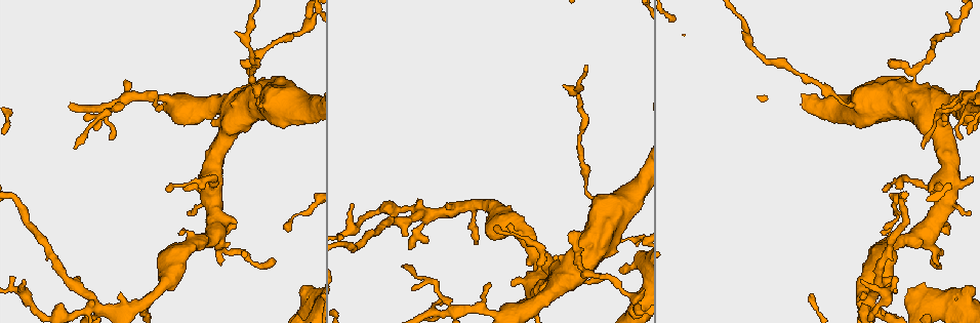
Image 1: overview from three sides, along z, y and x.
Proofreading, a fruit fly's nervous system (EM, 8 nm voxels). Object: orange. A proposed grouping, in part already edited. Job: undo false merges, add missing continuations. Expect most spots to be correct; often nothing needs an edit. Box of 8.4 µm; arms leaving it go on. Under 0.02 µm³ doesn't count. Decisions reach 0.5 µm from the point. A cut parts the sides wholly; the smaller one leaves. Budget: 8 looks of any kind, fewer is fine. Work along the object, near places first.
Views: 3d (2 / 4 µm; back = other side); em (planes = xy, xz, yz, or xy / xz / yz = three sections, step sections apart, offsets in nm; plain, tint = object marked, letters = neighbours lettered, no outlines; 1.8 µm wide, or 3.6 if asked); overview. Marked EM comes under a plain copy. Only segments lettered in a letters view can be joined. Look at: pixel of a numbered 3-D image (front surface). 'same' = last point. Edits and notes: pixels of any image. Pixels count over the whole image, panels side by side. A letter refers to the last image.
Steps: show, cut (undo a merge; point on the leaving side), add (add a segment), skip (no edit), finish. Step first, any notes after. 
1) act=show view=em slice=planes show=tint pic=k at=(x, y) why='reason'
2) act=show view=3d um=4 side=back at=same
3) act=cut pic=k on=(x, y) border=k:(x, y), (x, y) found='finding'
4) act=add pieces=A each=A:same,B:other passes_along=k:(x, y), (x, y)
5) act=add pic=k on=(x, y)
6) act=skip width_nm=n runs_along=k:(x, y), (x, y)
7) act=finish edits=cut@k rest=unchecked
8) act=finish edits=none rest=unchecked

act=show view=em slice=yz step=16 show=tint pic=1 at=(563, 281) why='thick turns thin'

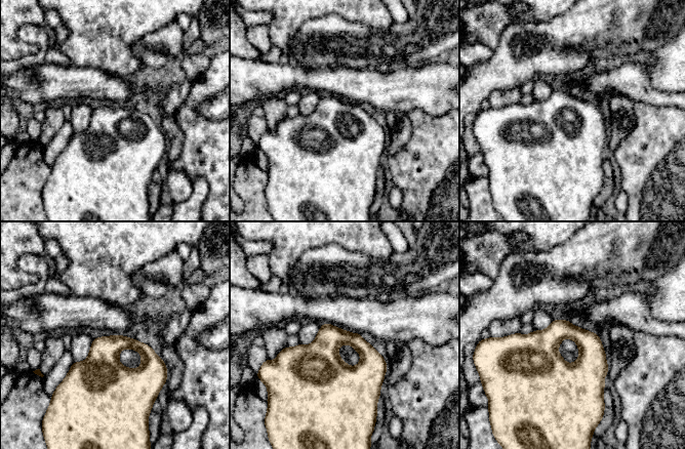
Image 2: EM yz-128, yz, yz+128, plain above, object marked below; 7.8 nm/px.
act=show view=em slice=planes show=tint at=same

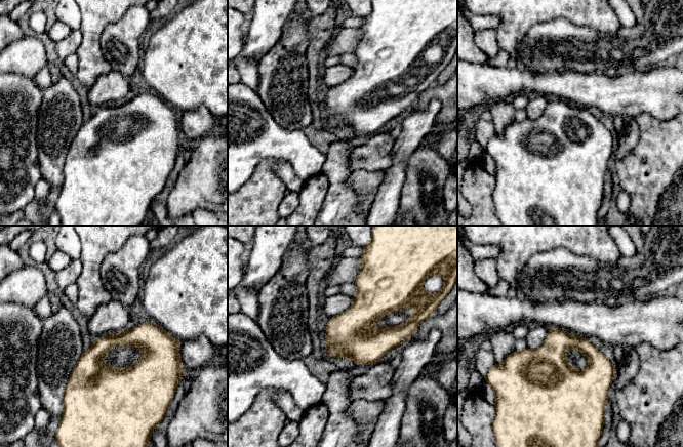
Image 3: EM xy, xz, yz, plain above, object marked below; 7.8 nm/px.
act=show view=em slice=planes show=letters at=same

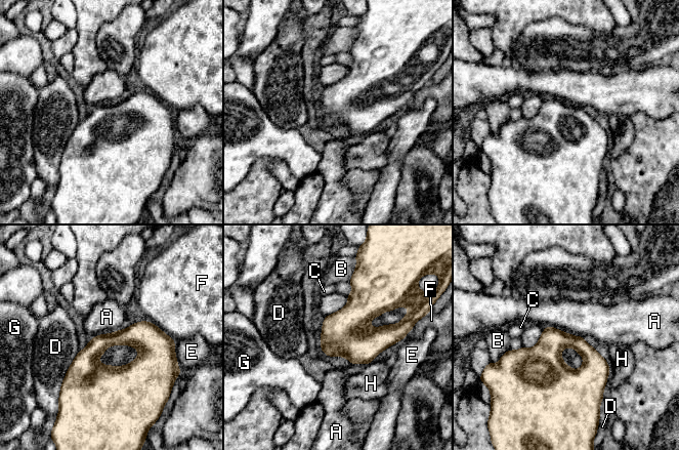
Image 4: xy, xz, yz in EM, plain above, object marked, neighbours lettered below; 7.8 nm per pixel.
act=skip longest_contact=D:360nm each=A:other,B:other,C:other,D:other,E:other,F:other,G:other,H:other found='all the same neuron'

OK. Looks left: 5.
act=show view=em slice=xz step=16 show=letters pic=1 at=(931, 243) why='branch point'

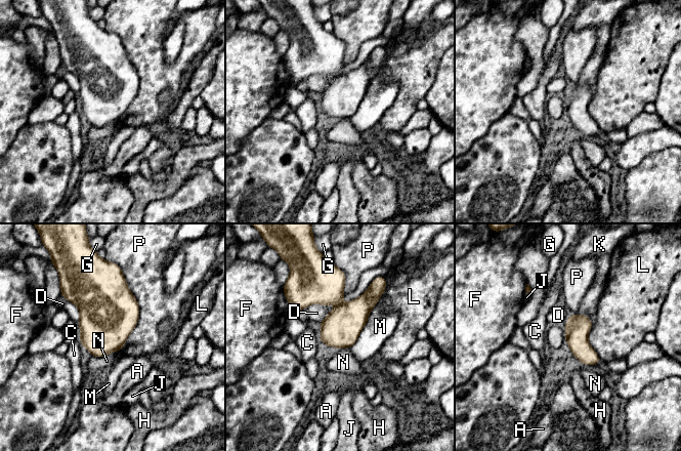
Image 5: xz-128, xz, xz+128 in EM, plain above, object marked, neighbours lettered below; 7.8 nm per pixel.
act=show view=em slice=planes show=letters at=same why='another direction'

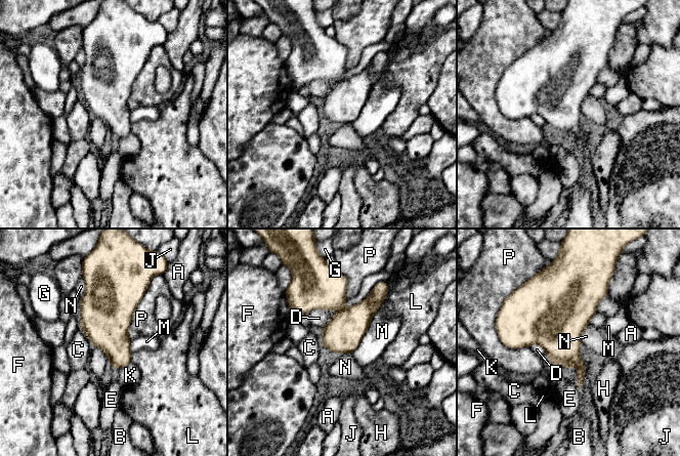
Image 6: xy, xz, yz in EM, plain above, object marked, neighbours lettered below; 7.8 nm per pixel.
act=skip width_nm=300 each=A:other,B:other,C:other,D:other,E:other,F:other,G:other,H:other,J:other,K:other,L:other,M:other,N:other,P:other border=6:(84, 279), (85, 292), (80, 298) found='continuous, no second neuron'

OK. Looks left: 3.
act=show view=3d um=4 pic=1 at=(470, 207) why='thin neck'

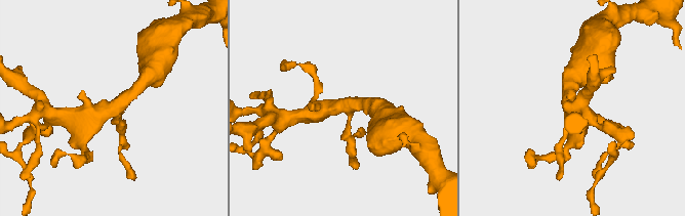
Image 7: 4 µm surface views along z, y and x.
act=show view=em slice=yz step=16 show=tint pic=7 at=(344, 105) arms=3 arm_widths_nm=170,280,360 why='shape alone is not enough'

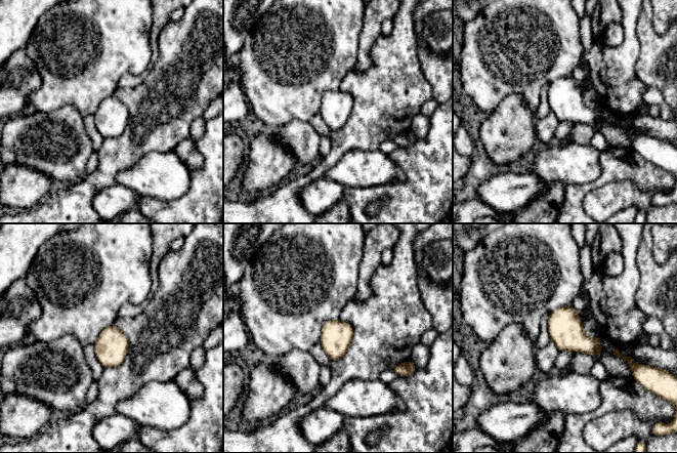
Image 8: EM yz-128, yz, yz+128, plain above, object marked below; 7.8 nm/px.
act=show view=em slice=planes show=letters at=same

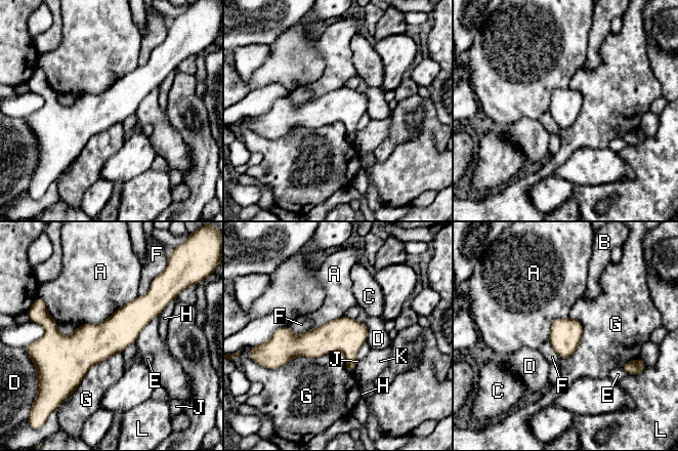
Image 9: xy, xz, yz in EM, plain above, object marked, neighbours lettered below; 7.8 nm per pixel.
act=skip width_nm=260 each=A:other,B:other,C:other,D:other,E:other,F:other,G:other,H:other,J:other,K:other,L:other border=9:(274, 369), (341, 352), (352, 372) found='one neuron here'

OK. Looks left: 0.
act=finish edits=none rest=unchecked

